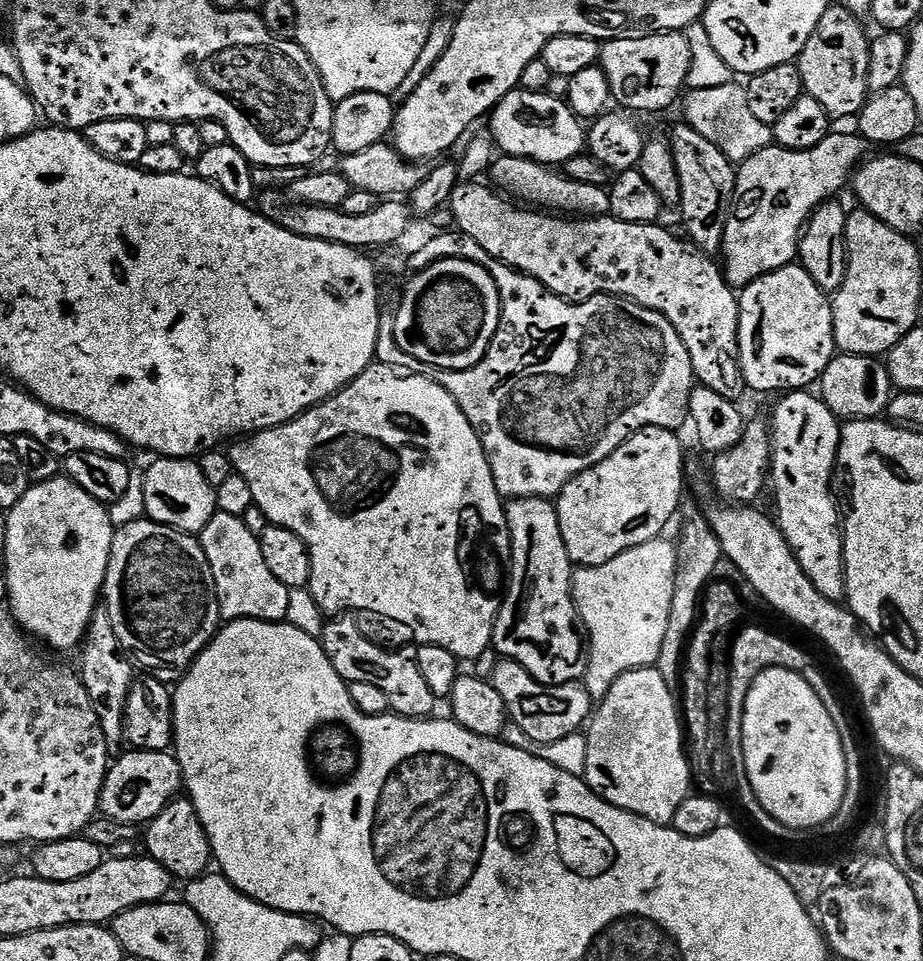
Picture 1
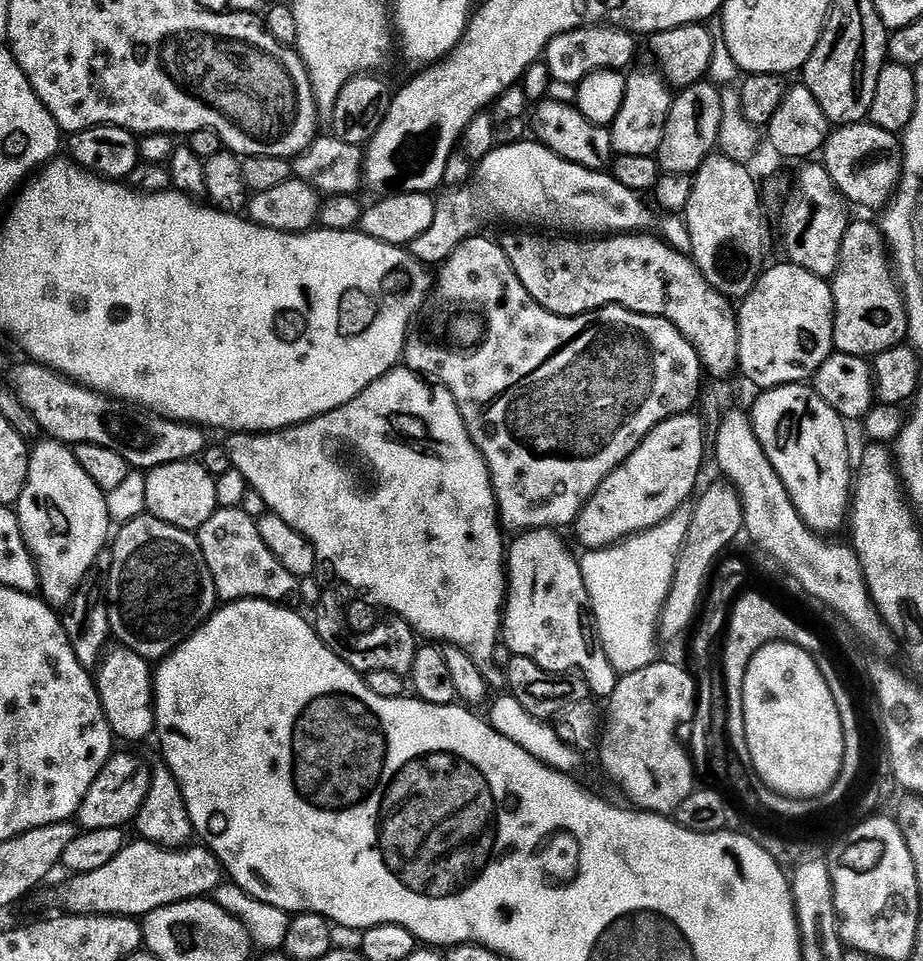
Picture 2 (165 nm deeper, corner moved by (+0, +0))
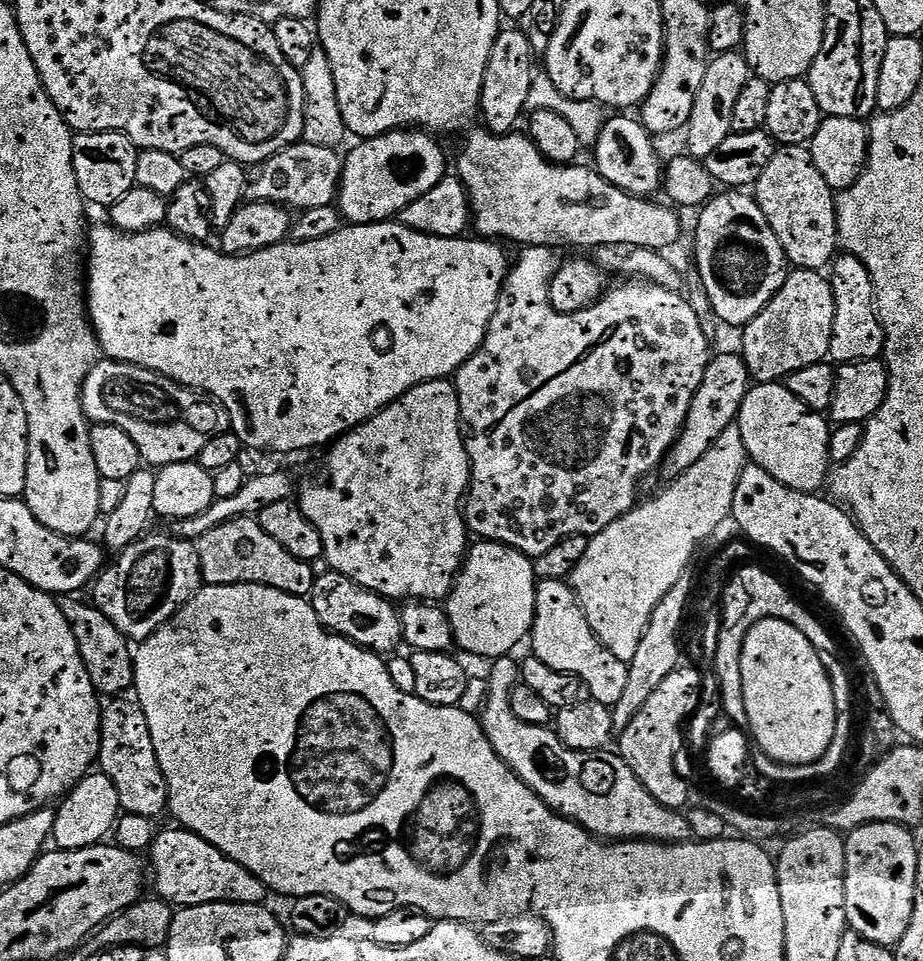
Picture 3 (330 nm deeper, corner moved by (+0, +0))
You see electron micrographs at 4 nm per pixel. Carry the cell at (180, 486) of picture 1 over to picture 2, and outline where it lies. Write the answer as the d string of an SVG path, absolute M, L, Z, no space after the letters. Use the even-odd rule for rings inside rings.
M192 462L162 464L147 473L146 512L163 524L196 534L216 513L216 477L205 470L203 463L188 463Z

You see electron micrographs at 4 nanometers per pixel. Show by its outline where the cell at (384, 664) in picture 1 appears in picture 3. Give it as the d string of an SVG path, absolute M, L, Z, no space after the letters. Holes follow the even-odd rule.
M321 571L312 587L310 603L323 628L337 634L350 634L351 639L370 652L389 654L396 647L401 647L404 631L400 625L397 605L376 592L358 586L358 582L354 582L346 574Z

